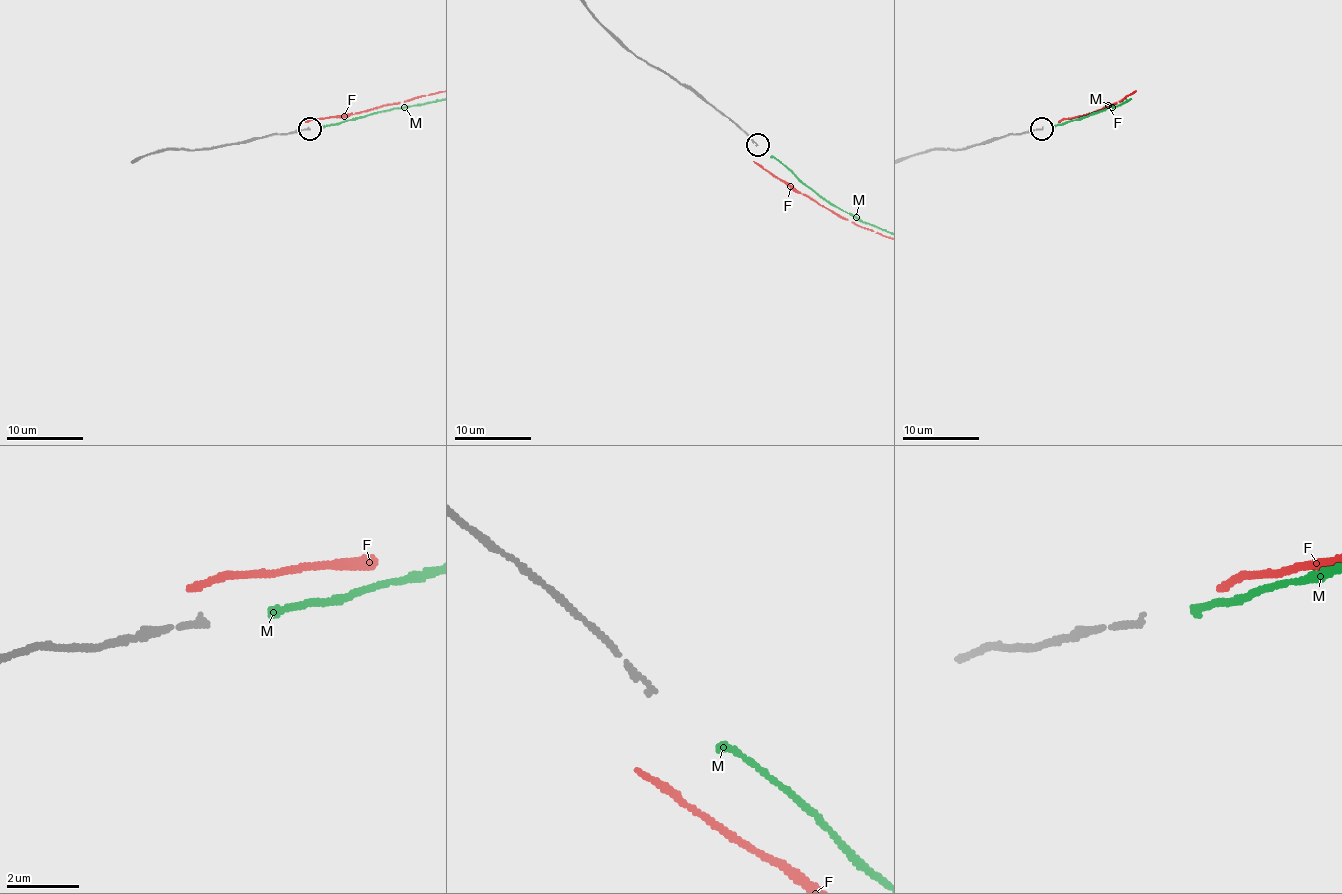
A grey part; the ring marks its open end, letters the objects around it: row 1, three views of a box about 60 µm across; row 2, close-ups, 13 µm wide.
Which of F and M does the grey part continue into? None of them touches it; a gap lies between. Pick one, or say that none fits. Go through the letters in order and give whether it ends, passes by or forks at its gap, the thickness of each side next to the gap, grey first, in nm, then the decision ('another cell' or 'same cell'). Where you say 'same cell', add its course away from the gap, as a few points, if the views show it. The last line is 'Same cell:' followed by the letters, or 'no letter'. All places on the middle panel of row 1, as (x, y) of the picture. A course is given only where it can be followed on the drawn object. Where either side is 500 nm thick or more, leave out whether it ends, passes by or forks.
F: it ends | 180/180 nm | another cell
M: it ends | 180/200 nm | same cell
Same cell: M

